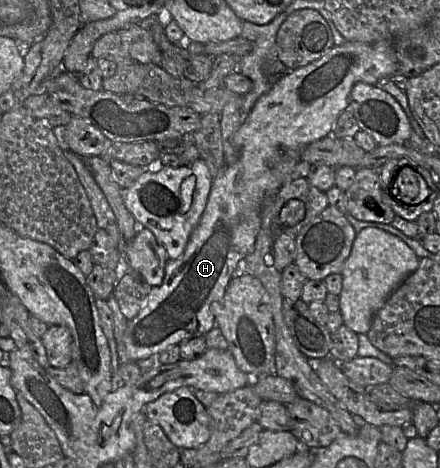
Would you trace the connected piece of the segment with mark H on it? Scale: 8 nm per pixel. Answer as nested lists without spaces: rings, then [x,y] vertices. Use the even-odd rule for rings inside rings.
[[[389,41],[371,44],[347,42],[341,46],[335,45],[323,57],[304,67],[286,71],[256,101],[233,136],[238,158],[234,163],[222,167],[213,179],[206,208],[183,254],[177,259],[168,260],[162,284],[151,288],[142,309],[128,320],[123,340],[117,343],[121,363],[157,355],[171,345],[205,336],[215,326],[211,304],[223,298],[230,281],[240,273],[246,256],[253,251],[261,227],[263,205],[287,182],[293,180],[292,173],[300,161],[301,150],[312,142],[332,135],[339,114],[349,106],[350,93],[357,82],[376,85],[382,78],[399,74],[397,68],[396,53]]]

